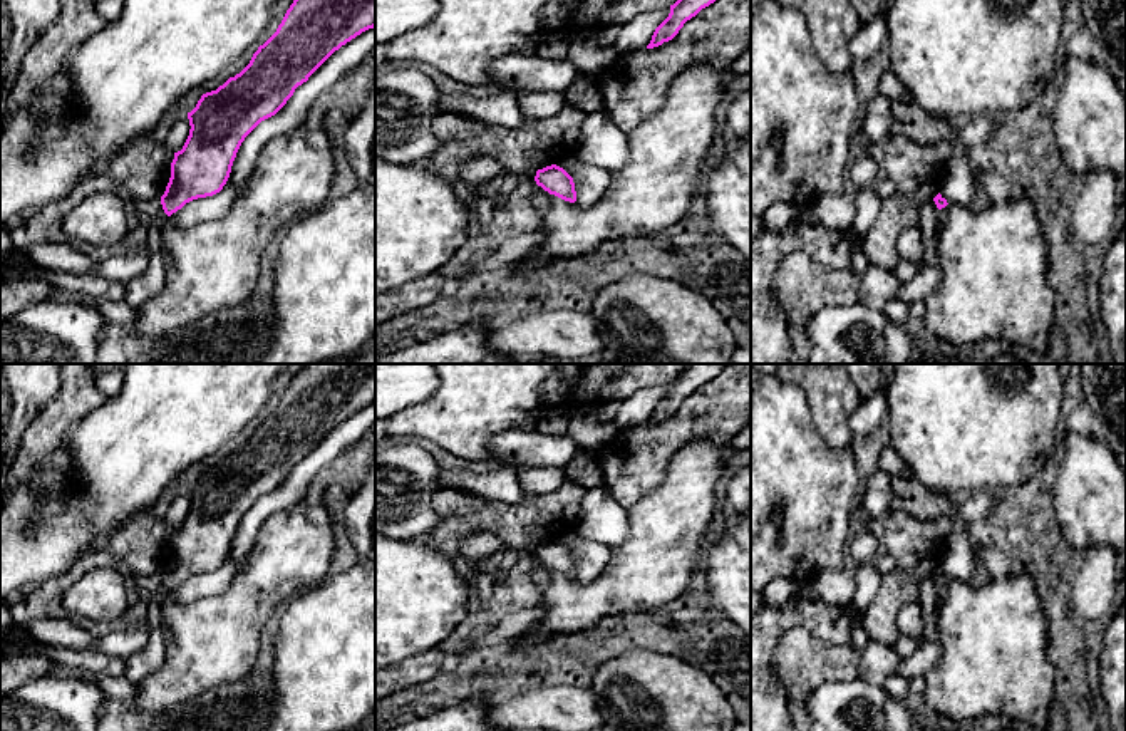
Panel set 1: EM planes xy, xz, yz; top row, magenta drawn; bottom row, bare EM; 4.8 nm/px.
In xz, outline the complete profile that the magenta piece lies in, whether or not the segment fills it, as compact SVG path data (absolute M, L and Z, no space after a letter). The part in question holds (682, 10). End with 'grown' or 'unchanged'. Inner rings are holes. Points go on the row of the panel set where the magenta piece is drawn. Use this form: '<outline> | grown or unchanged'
M677 0L670 5L669 17L655 29L647 49L653 49L672 40L687 20L714 2L715 0Z | unchanged

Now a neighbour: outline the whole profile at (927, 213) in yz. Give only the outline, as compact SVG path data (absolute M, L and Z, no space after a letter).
M933 200L923 203L922 206L917 208L915 211L918 218L918 228L922 231L923 238L923 257L918 263L918 270L927 268L928 265L933 263L937 258L937 248L935 248L935 231L937 231L937 216L938 216L938 208Z

